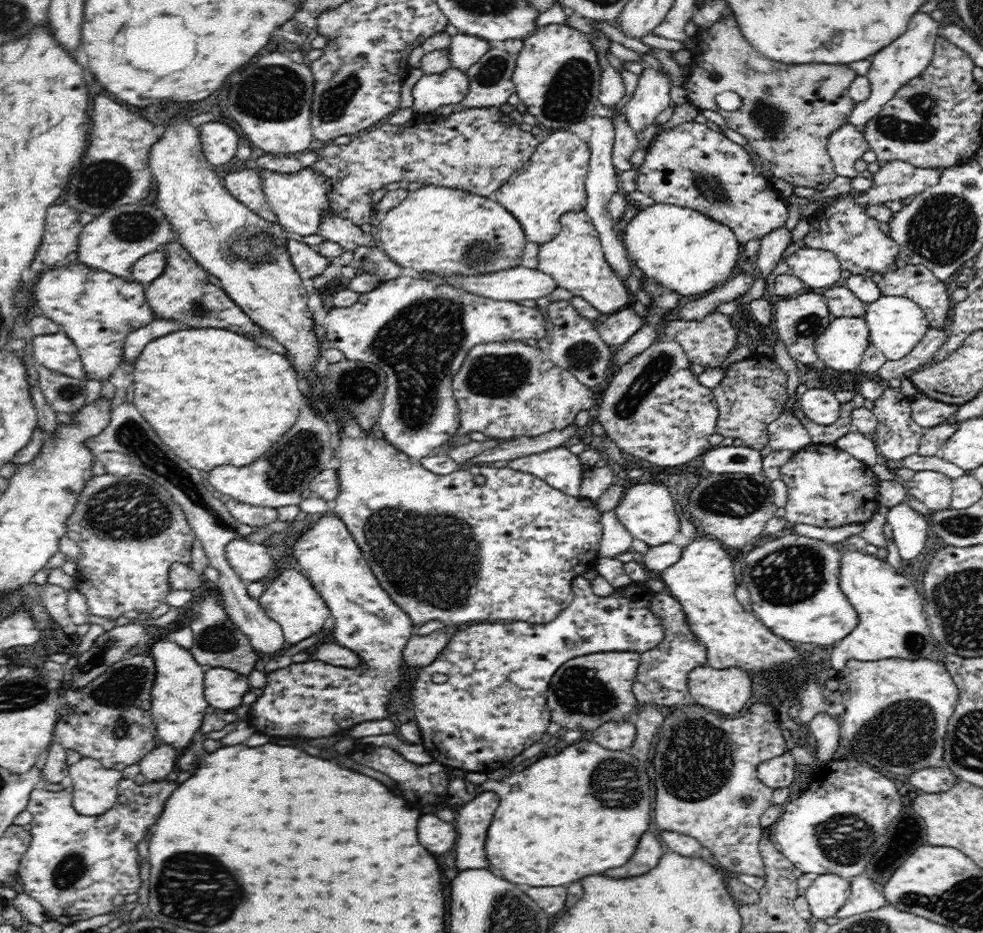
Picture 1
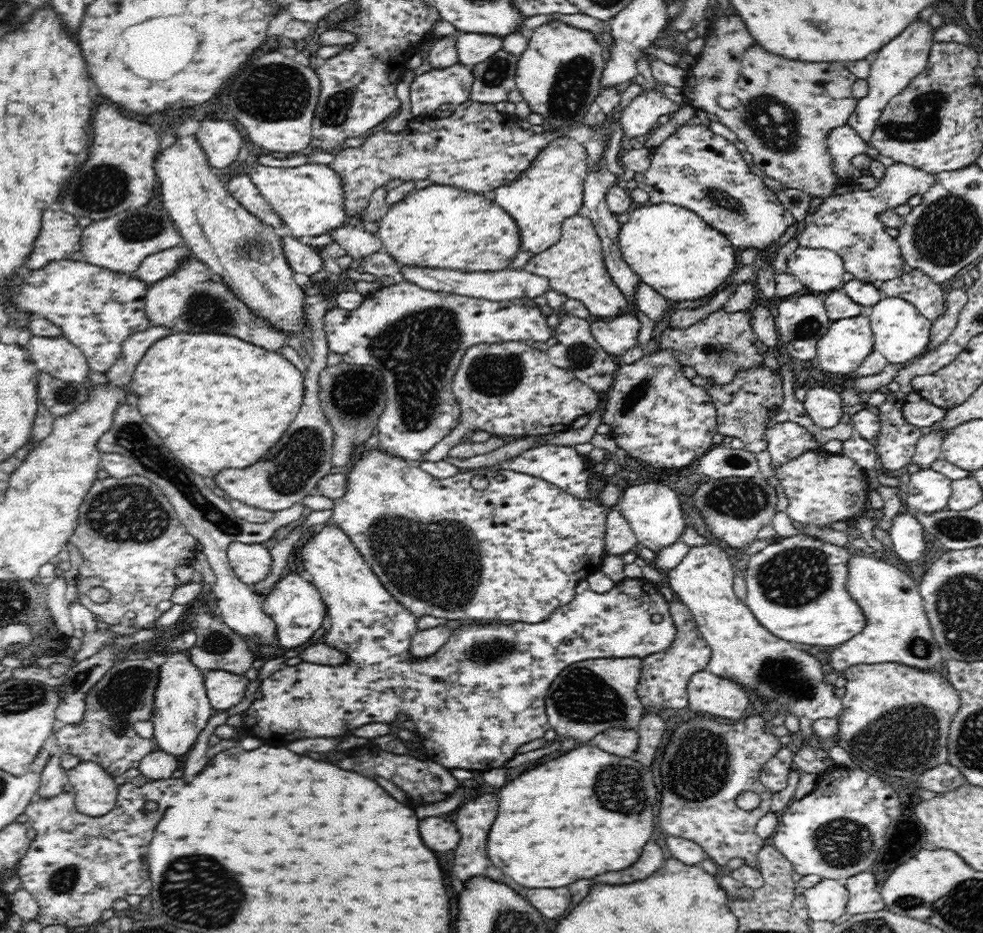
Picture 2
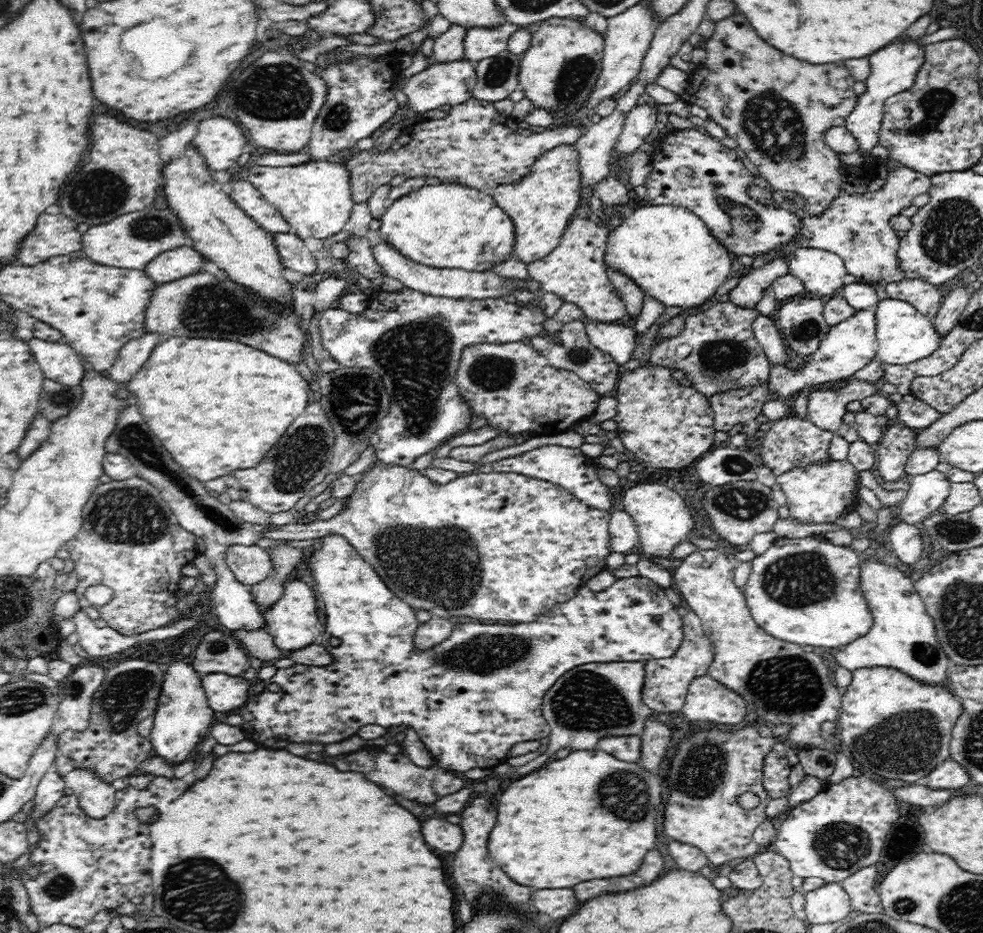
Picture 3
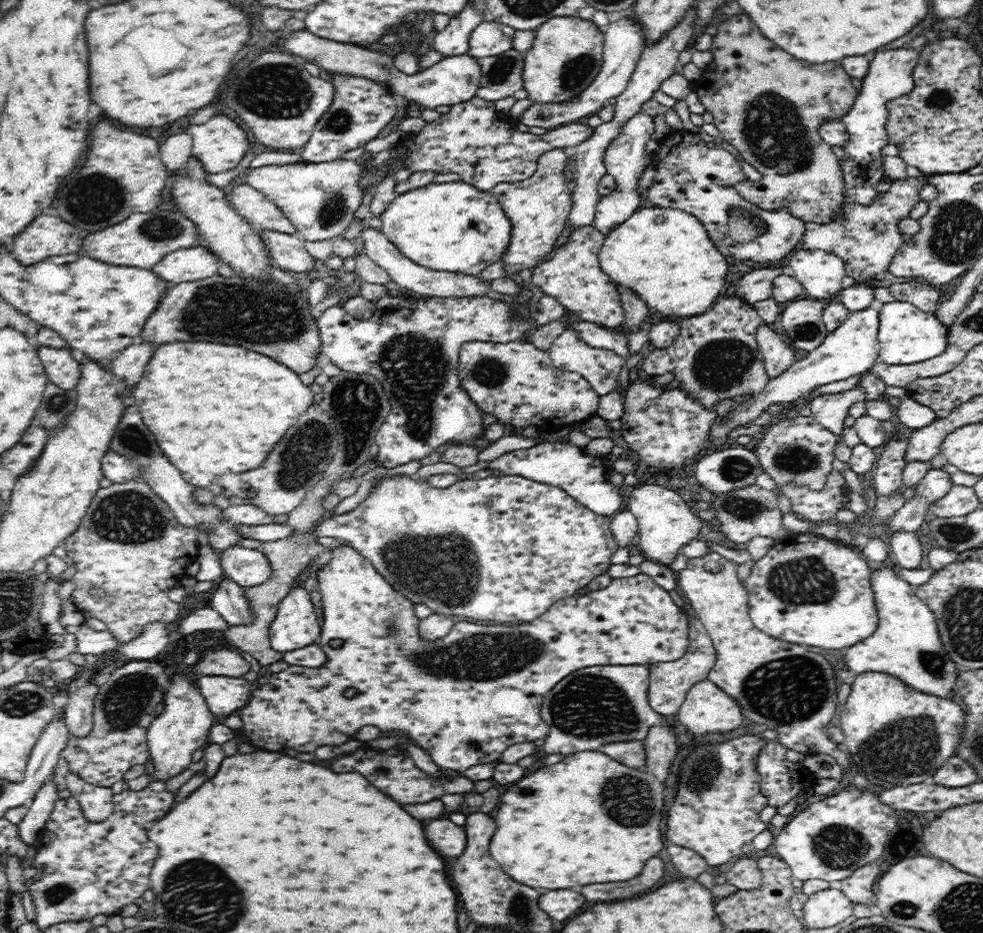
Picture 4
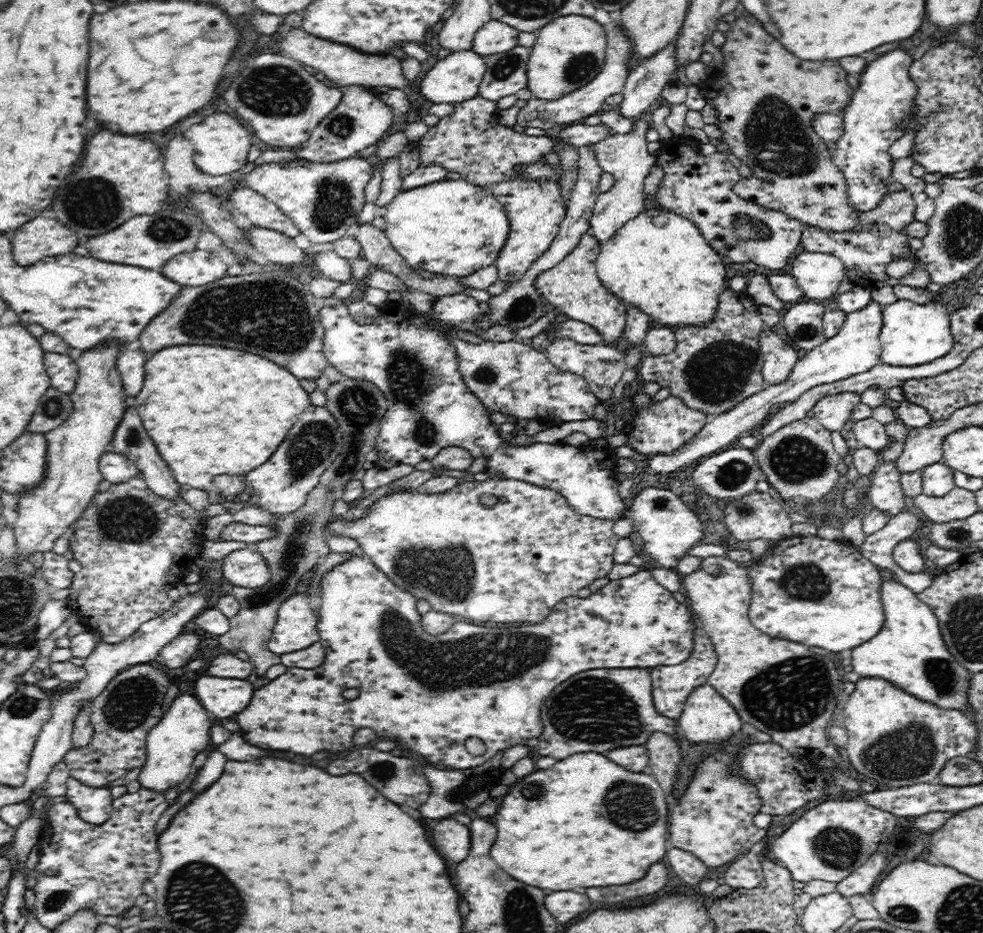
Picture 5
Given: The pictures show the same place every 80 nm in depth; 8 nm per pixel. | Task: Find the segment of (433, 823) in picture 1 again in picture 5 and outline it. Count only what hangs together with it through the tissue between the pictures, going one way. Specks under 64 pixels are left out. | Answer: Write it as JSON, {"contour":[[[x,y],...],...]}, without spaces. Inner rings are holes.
{"contour":[[[454,816],[440,819],[430,834],[432,834],[436,850],[442,856],[446,856],[454,862],[462,862],[468,856],[470,829],[466,824],[457,821]]]}

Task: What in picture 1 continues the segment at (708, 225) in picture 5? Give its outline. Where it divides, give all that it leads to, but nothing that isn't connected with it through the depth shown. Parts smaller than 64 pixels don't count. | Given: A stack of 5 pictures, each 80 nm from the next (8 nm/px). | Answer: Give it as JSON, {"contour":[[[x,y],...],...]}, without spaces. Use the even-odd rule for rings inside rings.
{"contour":[[[686,122],[668,132],[657,132],[648,146],[645,164],[637,170],[637,189],[655,203],[688,207],[728,226],[742,246],[755,239],[761,241],[784,227],[788,207],[770,188],[768,178],[756,172],[748,154],[708,126]]]}

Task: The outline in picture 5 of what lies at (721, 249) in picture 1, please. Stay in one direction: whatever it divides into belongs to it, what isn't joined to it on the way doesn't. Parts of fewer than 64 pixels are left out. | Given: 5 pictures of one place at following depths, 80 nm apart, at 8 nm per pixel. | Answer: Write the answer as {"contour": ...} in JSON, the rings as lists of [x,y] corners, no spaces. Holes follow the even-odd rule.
{"contour":[[[662,208],[657,209],[645,209],[640,214],[637,214],[632,220],[625,222],[616,232],[616,235],[608,240],[606,244],[601,244],[601,251],[599,252],[596,263],[596,274],[602,287],[608,291],[610,294],[616,295],[622,304],[627,307],[636,307],[646,313],[652,326],[662,326],[670,327],[671,329],[678,327],[703,327],[707,325],[715,316],[719,303],[719,296],[721,292],[728,288],[728,283],[726,282],[726,265],[725,259],[722,258],[714,249],[712,249],[703,238],[700,230],[692,221],[680,216],[679,214],[670,212],[665,212]]]}

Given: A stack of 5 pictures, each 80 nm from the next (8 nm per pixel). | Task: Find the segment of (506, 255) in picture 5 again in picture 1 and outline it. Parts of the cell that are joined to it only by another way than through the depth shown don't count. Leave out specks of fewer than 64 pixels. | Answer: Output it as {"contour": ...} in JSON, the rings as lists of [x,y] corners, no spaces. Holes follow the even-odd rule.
{"contour":[[[569,131],[543,136],[534,156],[512,178],[494,191],[496,202],[512,213],[522,225],[527,242],[546,244],[561,232],[560,217],[567,212],[582,211],[586,206],[585,180],[589,172],[591,150]]]}

